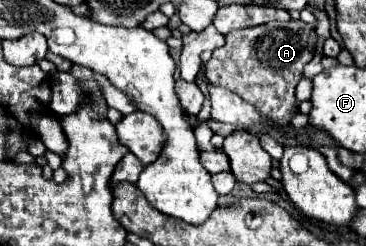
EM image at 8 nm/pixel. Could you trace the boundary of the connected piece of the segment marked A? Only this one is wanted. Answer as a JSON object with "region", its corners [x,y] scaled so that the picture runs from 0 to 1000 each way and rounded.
{"region":[[[740,85],[702,110],[631,126],[615,142],[615,183],[587,199],[560,256],[560,305],[571,337],[648,378],[658,402],[691,419],[713,476],[751,508],[795,508],[817,459],[806,354],[828,313],[828,272],[855,240],[861,118],[817,85]]]}

